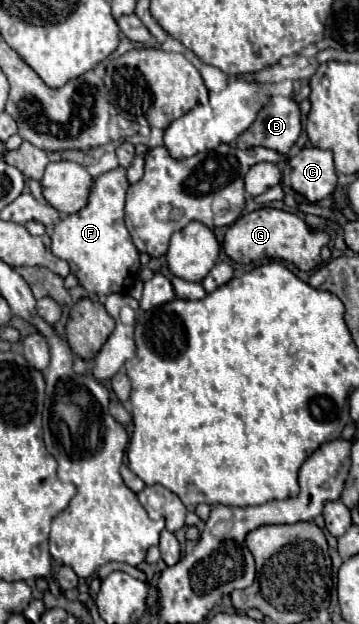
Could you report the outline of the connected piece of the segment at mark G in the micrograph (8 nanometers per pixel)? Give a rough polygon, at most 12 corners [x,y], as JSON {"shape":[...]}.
{"shape":[[280,209],[232,223],[224,251],[236,263],[284,259],[316,269],[324,231]]}

